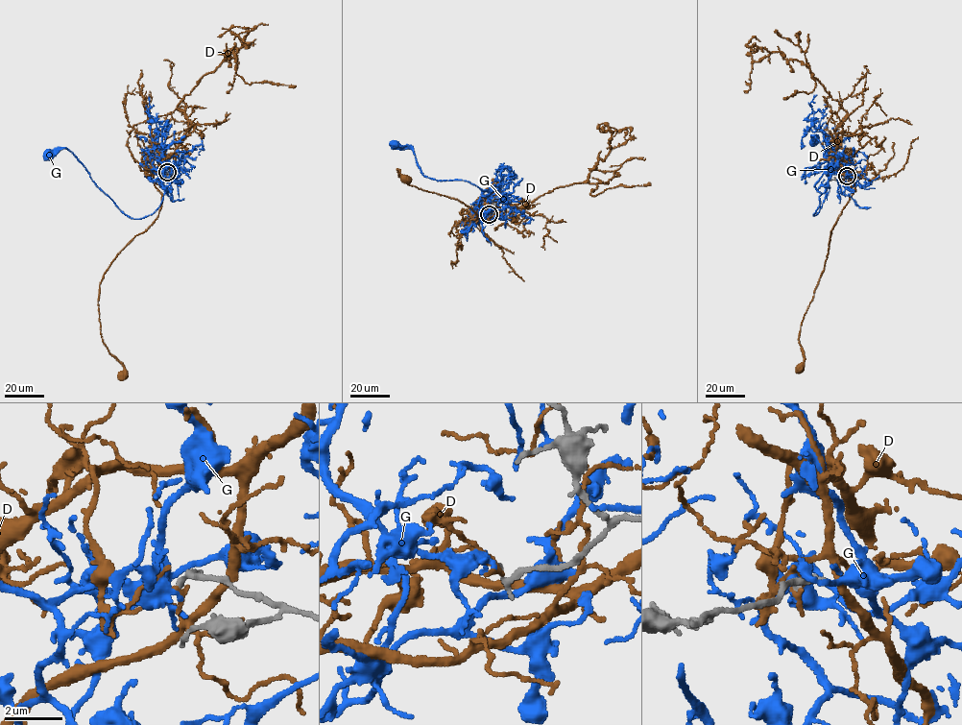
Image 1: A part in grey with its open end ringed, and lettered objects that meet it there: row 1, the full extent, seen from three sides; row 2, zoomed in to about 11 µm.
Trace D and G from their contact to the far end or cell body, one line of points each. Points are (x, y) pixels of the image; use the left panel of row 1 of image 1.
D: (166, 174), (160, 165), (170, 172), (155, 183), (158, 216), (100, 283), (101, 338), (122, 374)
G: (166, 174), (152, 169), (164, 192), (159, 206), (143, 217), (131, 218), (64, 148), (49, 155)

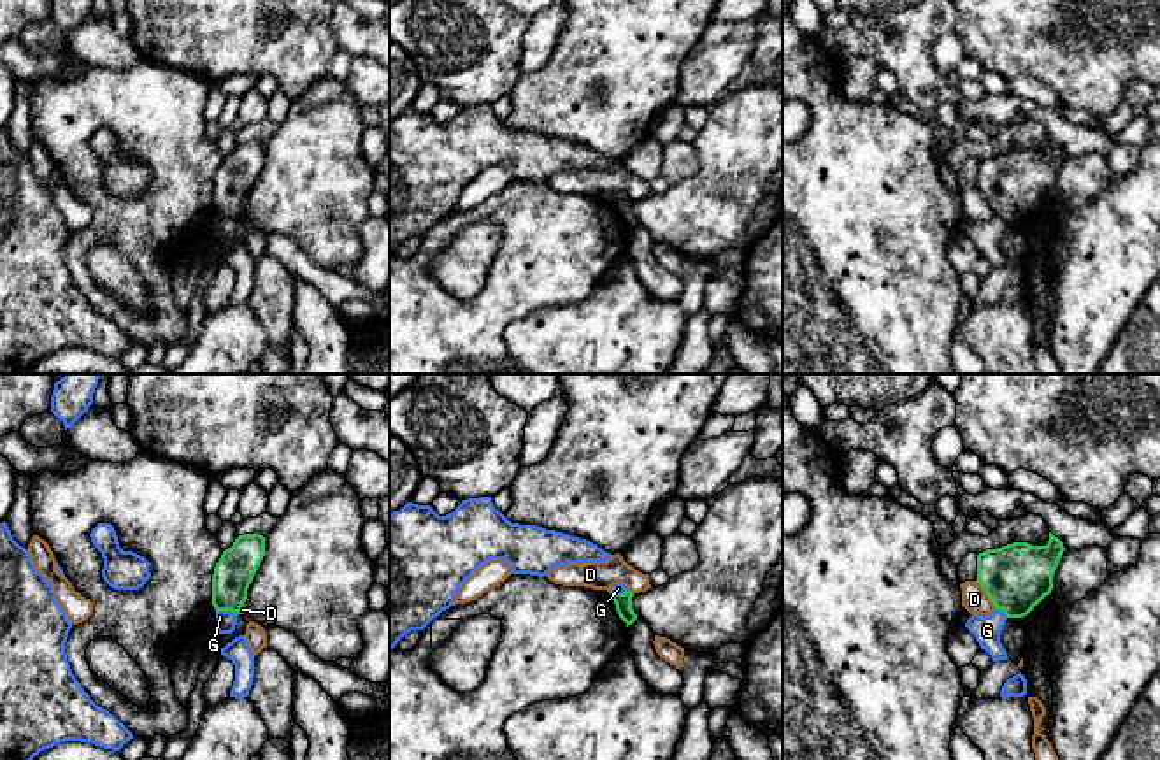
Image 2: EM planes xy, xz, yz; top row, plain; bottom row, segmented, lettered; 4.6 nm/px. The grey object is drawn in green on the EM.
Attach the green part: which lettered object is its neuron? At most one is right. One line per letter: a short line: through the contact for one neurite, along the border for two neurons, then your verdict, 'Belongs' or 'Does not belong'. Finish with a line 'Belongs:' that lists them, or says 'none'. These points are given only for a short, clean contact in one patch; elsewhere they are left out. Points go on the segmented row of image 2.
D: Line: yz (976, 580), (995, 608). Does not belong
G: Line: xy (216, 611), (234, 611), (237, 615). Does not belong
Belongs: none

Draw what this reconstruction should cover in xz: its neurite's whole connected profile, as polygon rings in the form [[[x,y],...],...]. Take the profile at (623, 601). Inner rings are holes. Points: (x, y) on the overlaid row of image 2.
[[[609,592],[614,604],[616,604],[616,611],[619,614],[619,618],[628,625],[632,625],[637,620],[637,614],[632,609],[632,592],[625,592],[625,593],[612,593]]]

